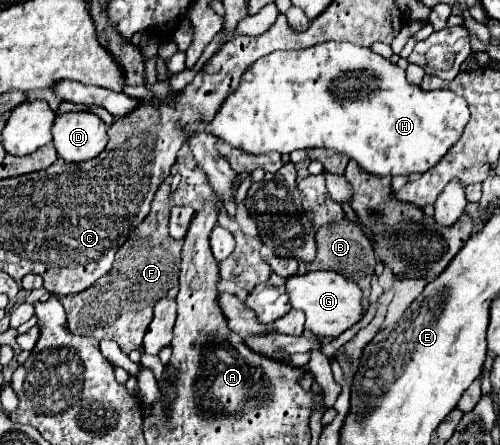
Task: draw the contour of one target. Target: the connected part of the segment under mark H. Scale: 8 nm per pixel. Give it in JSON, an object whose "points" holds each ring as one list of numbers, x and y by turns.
{"points":[[320,43,302,51,276,51,268,57,262,57,260,61,252,63,246,73,240,79,240,85,224,99,224,103,220,105,220,109,216,111,214,119,210,121,210,125,206,127,206,133,226,141,228,145,254,153,258,155,258,149,262,147,262,153,268,151,278,151,278,153,292,153,296,149,314,149,314,147,324,147,324,149,336,149,340,153,346,153,350,159,354,159,366,173,374,173,374,175,412,175,412,173,426,173,428,169,432,169,448,151,450,147,460,139,466,123,470,119,470,111,468,111,468,103,464,101,464,97,456,95,454,91,422,91,418,85,410,85,406,81,406,73,404,69,400,69,398,65,390,63,388,59,376,55,374,51,354,45,354,43]]}

